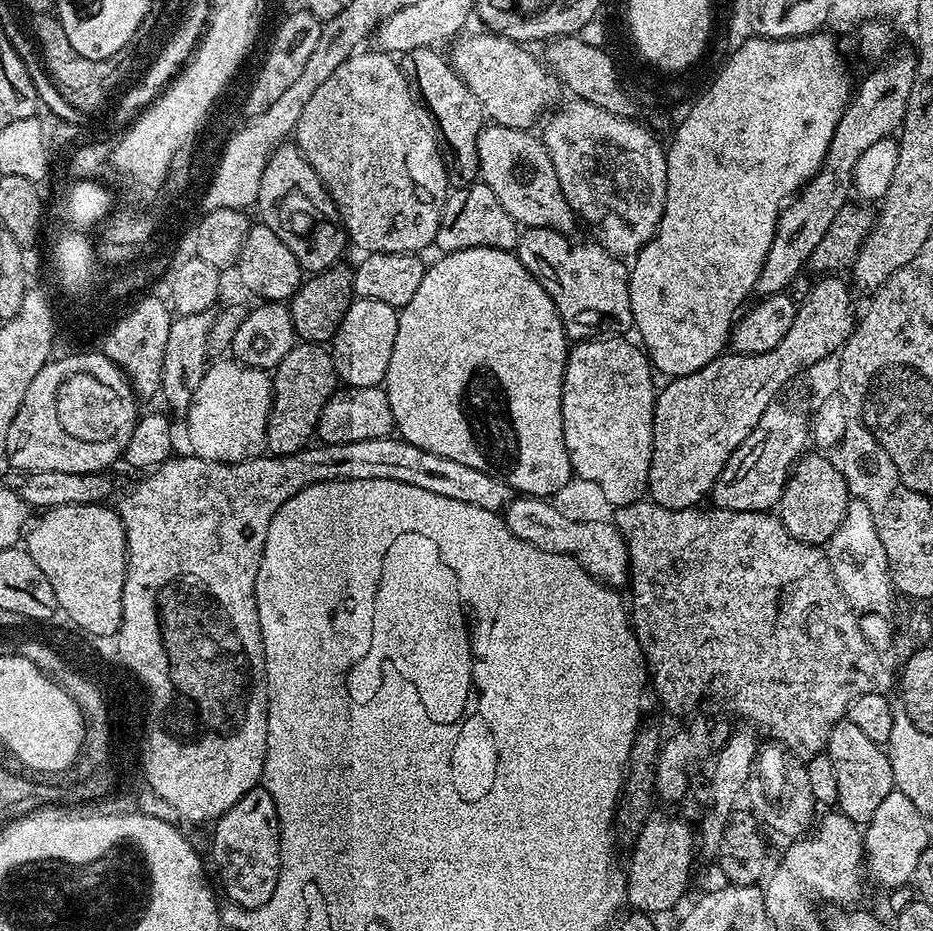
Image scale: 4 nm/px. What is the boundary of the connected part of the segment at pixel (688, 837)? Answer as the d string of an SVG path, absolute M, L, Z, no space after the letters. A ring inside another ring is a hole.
M653 814L640 827L640 835L634 841L636 849L632 852L632 861L626 864L626 900L633 909L649 914L664 912L672 908L684 896L688 888L688 875L692 872L692 855L698 852L698 840L694 835L694 828L684 820L672 816L667 820L664 816Z

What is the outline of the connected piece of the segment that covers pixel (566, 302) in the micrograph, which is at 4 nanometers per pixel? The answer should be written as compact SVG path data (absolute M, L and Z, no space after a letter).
M524 228L517 242L514 255L522 262L522 266L550 294L554 306L558 310L564 333L569 341L579 342L591 340L601 334L611 334L620 338L628 331L633 331L632 307L630 306L630 290L628 277L630 268L623 259L612 256L595 239L572 240L571 235L555 232L553 228Z

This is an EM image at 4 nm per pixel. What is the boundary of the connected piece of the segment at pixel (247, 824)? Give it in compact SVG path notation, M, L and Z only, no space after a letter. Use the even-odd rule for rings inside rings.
M267 788L250 789L225 816L215 821L212 860L220 871L220 884L241 909L261 908L274 894L280 877L280 819Z

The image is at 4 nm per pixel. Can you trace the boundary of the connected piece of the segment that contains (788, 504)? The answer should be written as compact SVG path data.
M812 450L797 460L788 473L788 481L778 505L778 515L786 530L790 530L798 542L817 546L827 545L829 538L842 526L850 499L842 474L836 469L835 463L824 456L827 455Z

